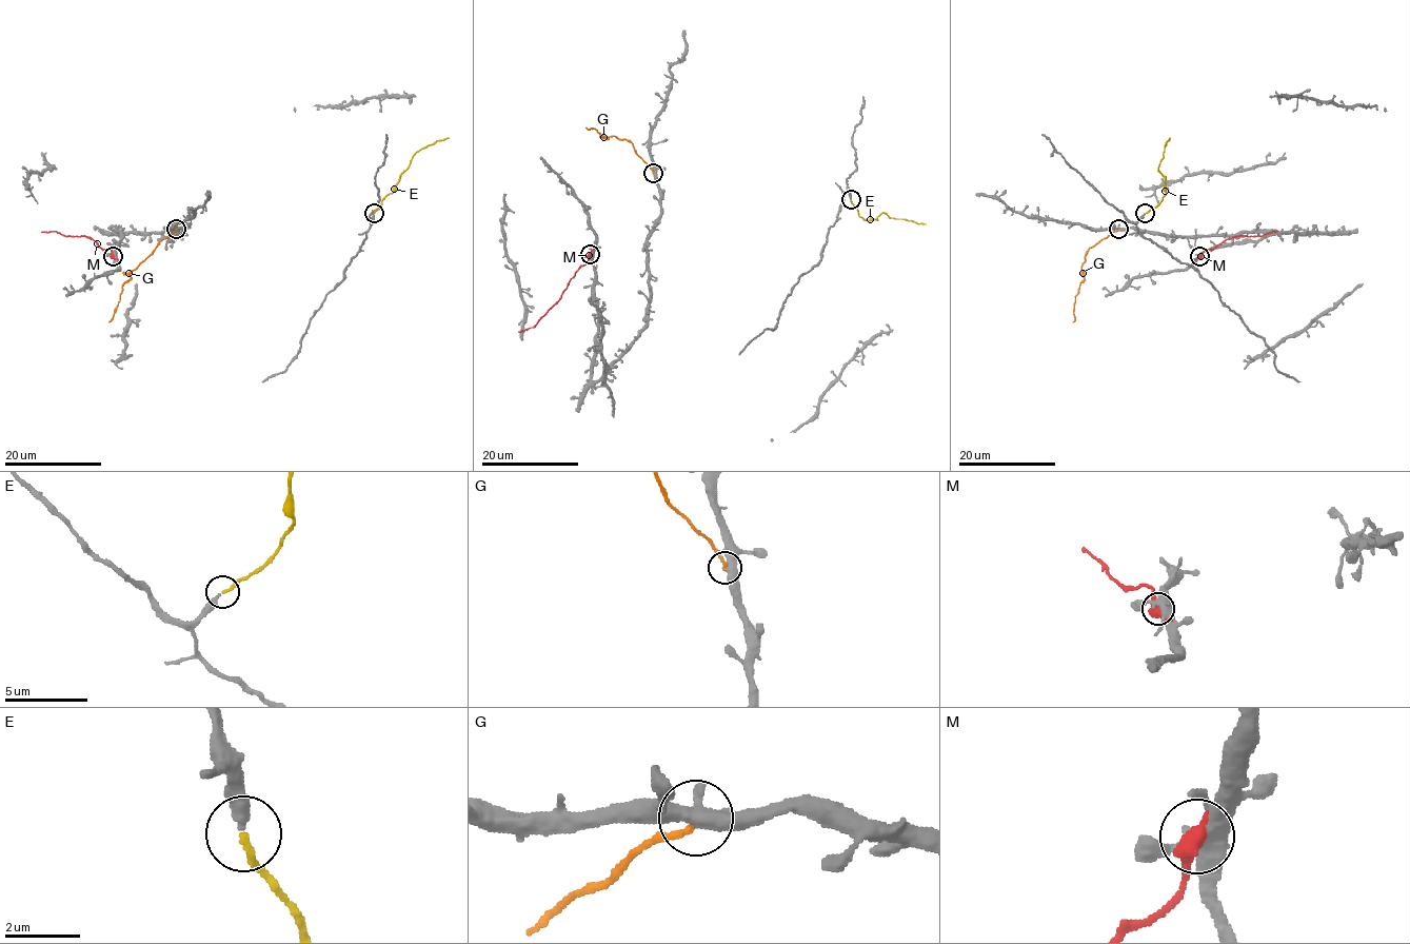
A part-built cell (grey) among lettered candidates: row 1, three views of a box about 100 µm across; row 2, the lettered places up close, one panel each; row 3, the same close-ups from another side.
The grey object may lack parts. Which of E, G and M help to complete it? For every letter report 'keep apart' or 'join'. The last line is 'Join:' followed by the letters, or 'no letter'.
E: join
G: keep apart
M: keep apart
Join: E

